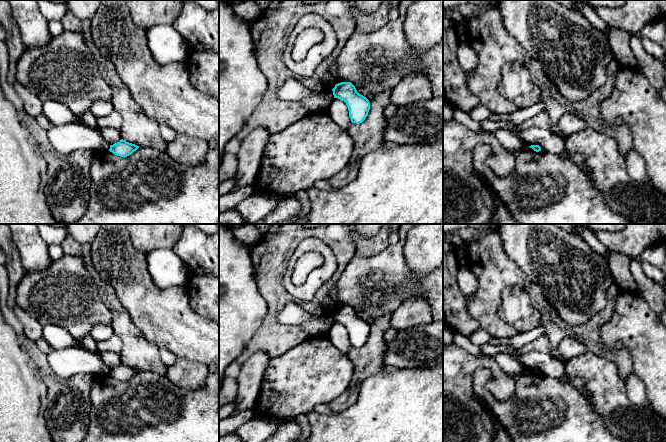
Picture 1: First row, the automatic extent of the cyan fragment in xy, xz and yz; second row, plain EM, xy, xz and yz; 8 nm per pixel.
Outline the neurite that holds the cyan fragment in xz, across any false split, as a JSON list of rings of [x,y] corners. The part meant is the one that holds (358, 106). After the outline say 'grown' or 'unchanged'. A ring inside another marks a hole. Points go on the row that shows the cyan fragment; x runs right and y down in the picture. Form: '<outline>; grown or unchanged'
[[[341,82],[332,89],[334,98],[344,101],[348,107],[352,123],[362,123],[368,116],[370,102],[359,94],[351,82]]]; unchanged

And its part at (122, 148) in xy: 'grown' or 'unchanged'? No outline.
unchanged

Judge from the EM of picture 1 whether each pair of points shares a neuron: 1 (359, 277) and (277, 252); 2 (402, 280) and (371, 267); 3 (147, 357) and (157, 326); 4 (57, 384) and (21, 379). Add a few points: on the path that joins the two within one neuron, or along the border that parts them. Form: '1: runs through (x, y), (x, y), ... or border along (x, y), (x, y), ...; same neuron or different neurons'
1: border along (355, 254), (344, 268), (336, 283); different neurons
2: runs through (394, 280), (384, 280), (379, 275); same neuron
3: border along (136, 325), (140, 332), (159, 349); different neurons
4: border along (32, 359), (42, 381); different neurons

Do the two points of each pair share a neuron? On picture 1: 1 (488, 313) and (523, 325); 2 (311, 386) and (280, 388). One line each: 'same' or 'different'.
1: different
2: same

